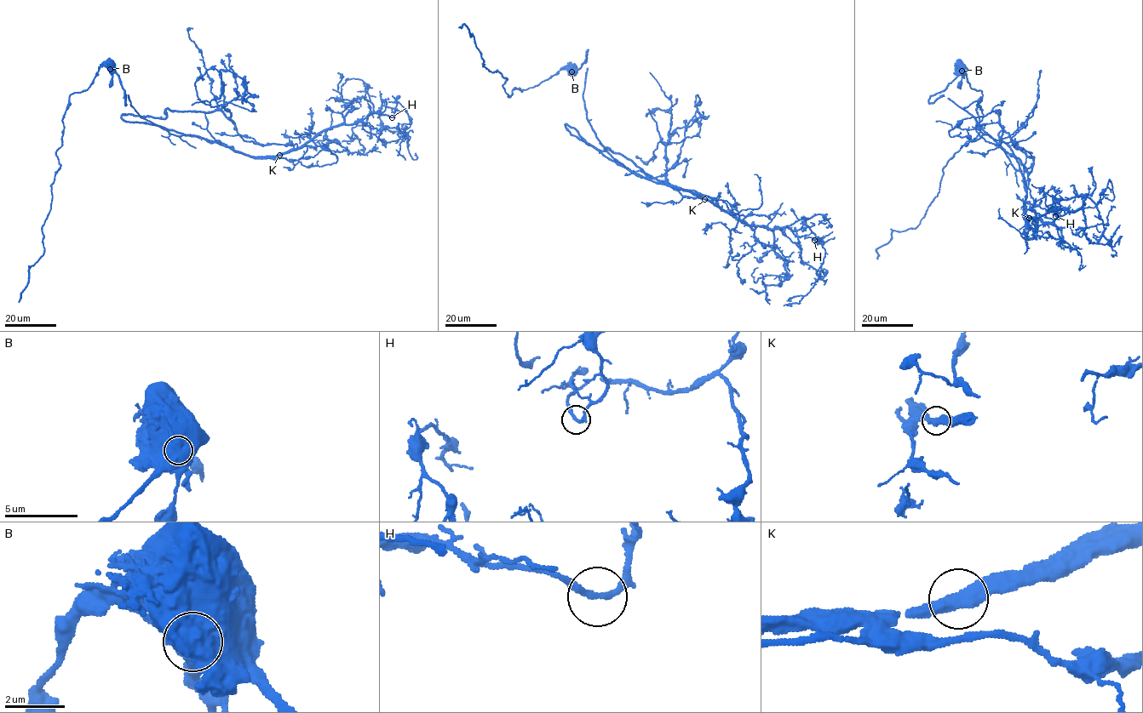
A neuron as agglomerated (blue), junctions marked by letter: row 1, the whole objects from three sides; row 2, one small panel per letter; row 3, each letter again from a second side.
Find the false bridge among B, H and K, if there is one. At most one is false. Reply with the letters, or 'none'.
B

